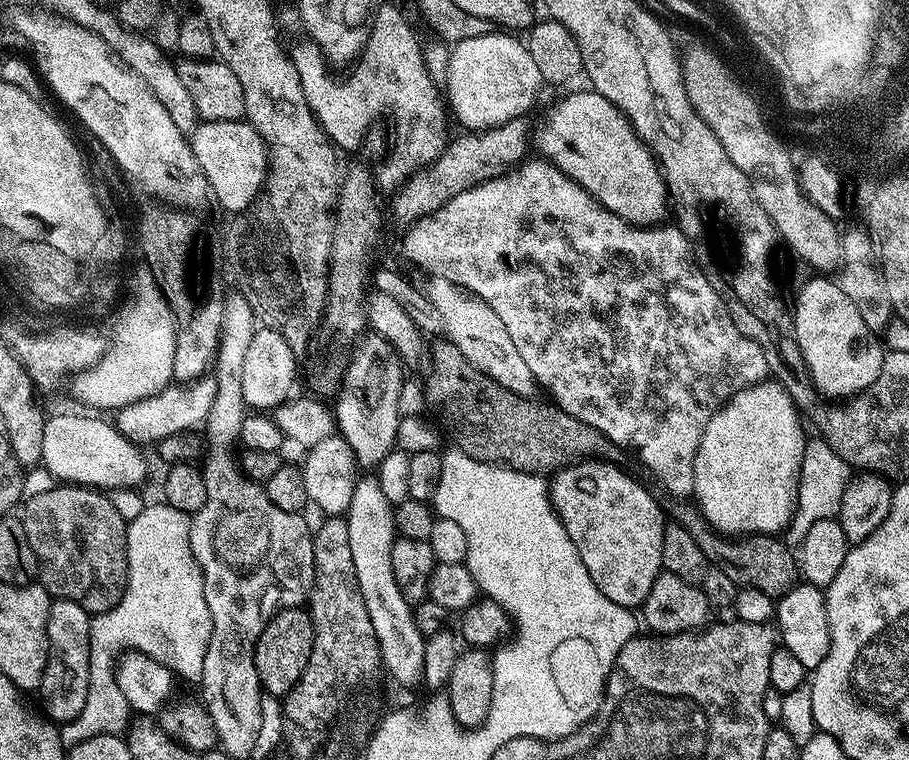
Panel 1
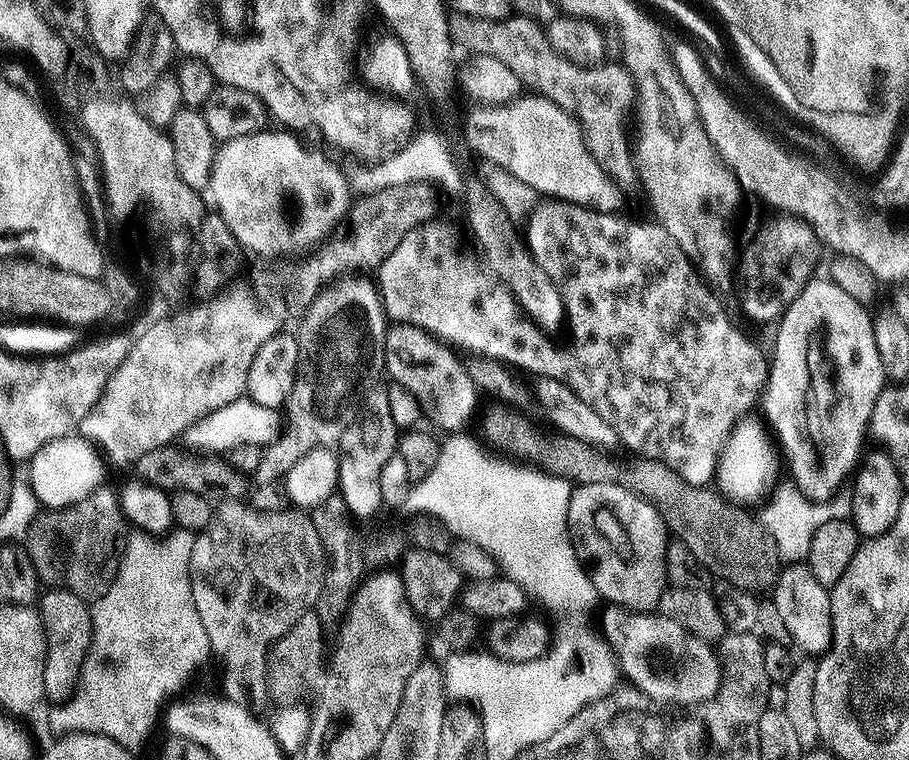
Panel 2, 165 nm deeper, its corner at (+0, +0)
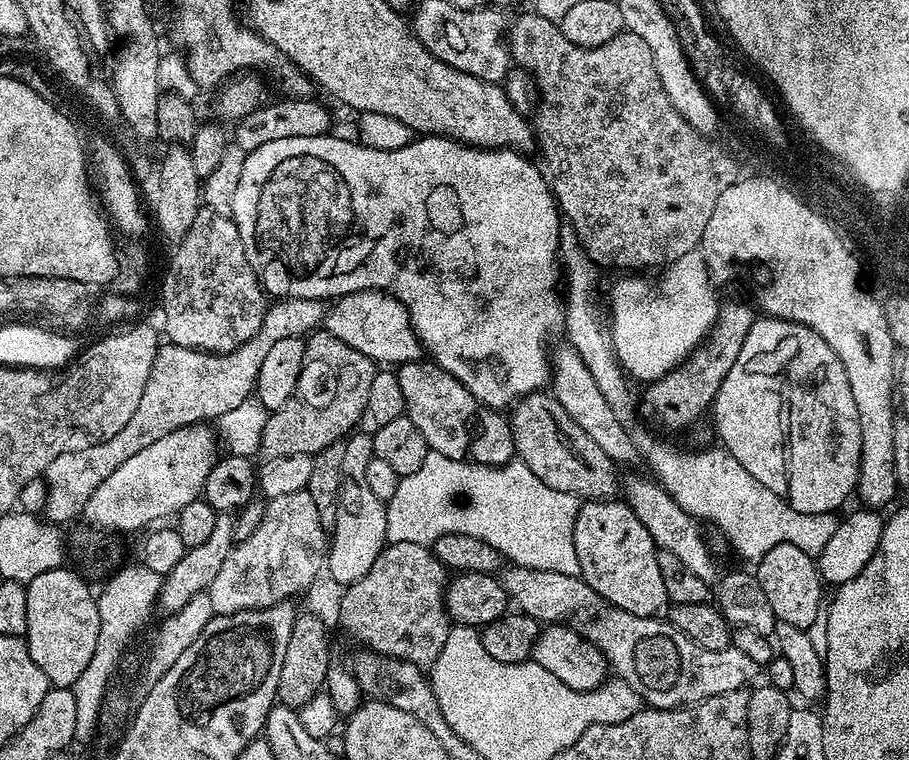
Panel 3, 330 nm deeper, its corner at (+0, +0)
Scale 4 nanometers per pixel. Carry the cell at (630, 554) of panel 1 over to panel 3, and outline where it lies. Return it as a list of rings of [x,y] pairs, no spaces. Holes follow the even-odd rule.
[[[623,499],[589,500],[581,503],[576,509],[574,522],[574,550],[578,554],[580,576],[596,592],[605,605],[621,608],[630,614],[659,617],[669,611],[670,605],[666,594],[666,585],[658,570],[658,551],[642,522],[635,517],[634,510]]]

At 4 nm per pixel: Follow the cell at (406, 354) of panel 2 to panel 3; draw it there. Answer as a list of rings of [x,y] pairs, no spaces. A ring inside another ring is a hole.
[[[432,360],[412,361],[397,369],[399,386],[402,389],[405,415],[421,430],[429,451],[442,454],[455,460],[469,460],[475,464],[485,464],[491,468],[500,468],[510,463],[516,456],[516,447],[512,437],[512,425],[503,411],[487,408],[478,402],[466,386],[463,386],[452,374],[442,370]]]

